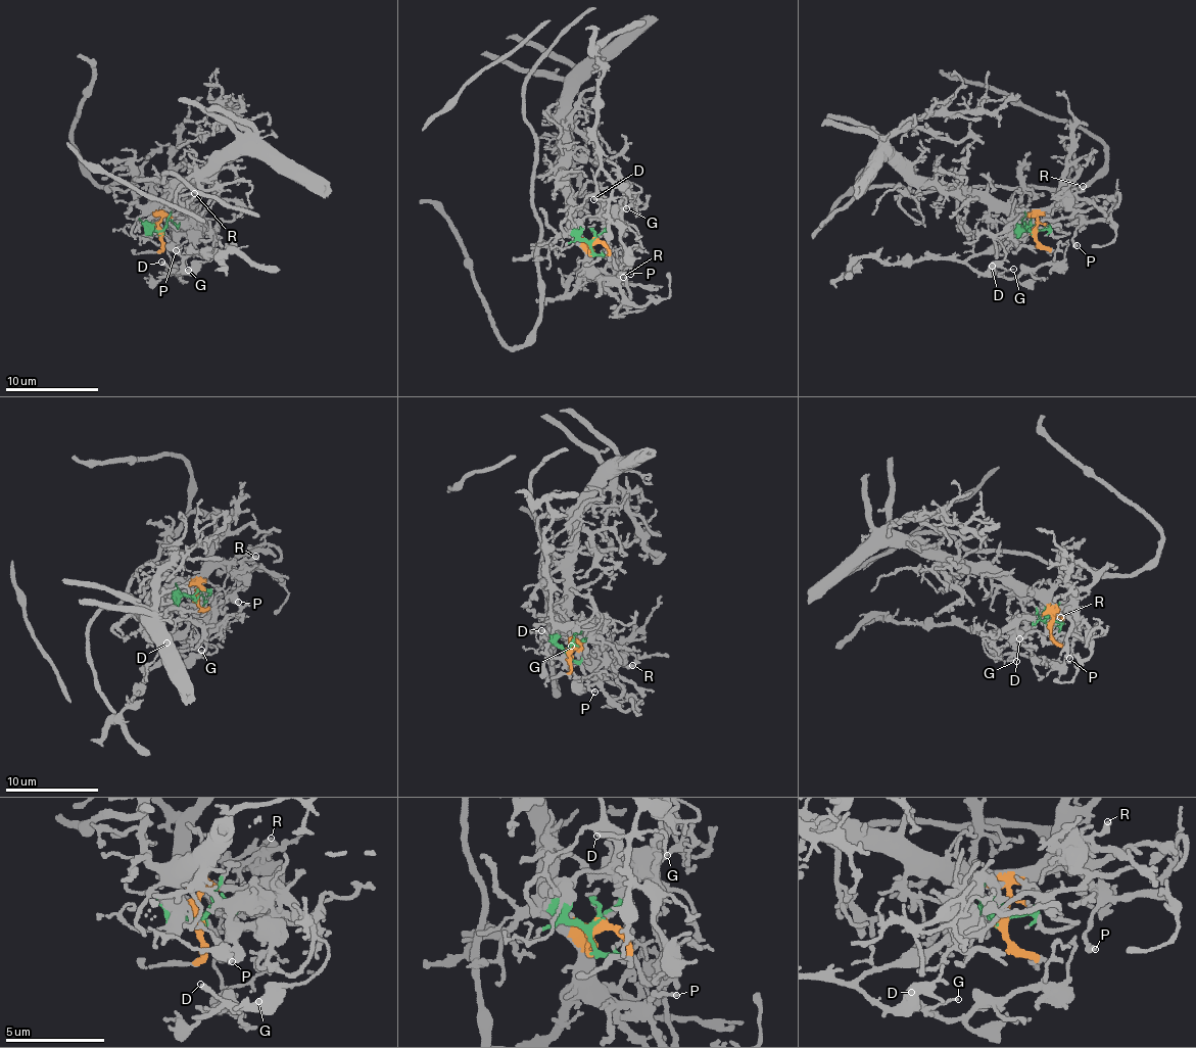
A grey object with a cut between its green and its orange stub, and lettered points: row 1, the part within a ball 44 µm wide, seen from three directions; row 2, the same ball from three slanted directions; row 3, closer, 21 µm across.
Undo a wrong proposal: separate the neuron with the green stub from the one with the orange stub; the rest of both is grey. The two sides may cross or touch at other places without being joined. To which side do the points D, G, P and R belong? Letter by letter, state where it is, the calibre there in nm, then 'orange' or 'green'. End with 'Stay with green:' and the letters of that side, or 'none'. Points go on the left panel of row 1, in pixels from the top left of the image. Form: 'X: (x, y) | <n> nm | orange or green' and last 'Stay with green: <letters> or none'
D: (161, 262) | 200 nm | green
G: (188, 270) | 120 nm | green
P: (176, 250) | 200 nm | orange
R: (194, 193) | 280 nm | orange
Stay with green: D, G

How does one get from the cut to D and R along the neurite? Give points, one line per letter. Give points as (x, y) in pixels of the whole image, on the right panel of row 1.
D: (1032, 234), (1032, 221), (990, 251), (972, 255), (966, 262), (982, 273), (996, 270), (991, 266)
R: (1032, 234), (1039, 216), (1078, 197), (1084, 187)

